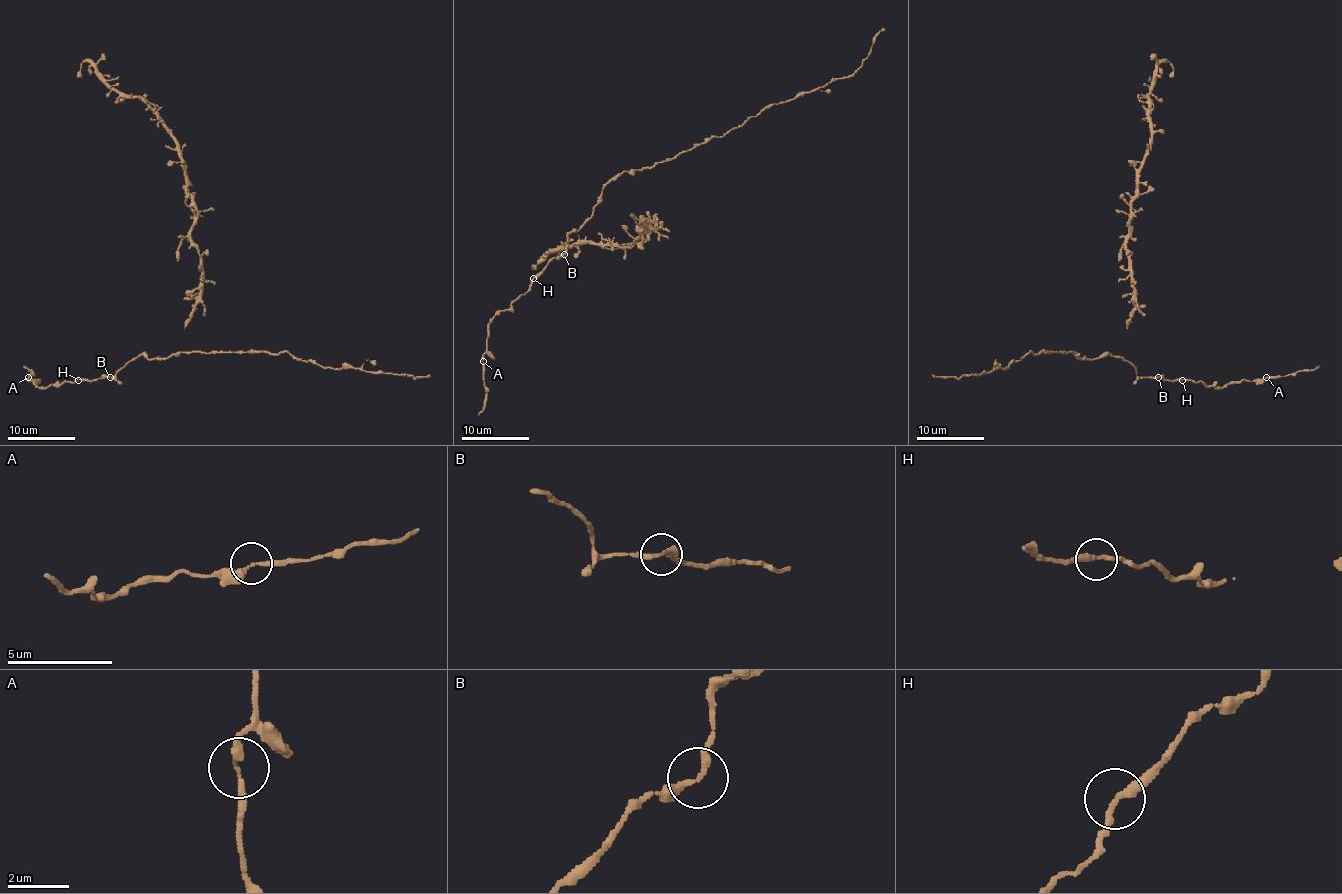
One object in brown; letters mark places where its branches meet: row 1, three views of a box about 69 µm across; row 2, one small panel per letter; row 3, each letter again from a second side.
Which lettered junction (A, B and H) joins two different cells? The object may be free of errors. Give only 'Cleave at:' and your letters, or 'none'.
Cleave at: none

